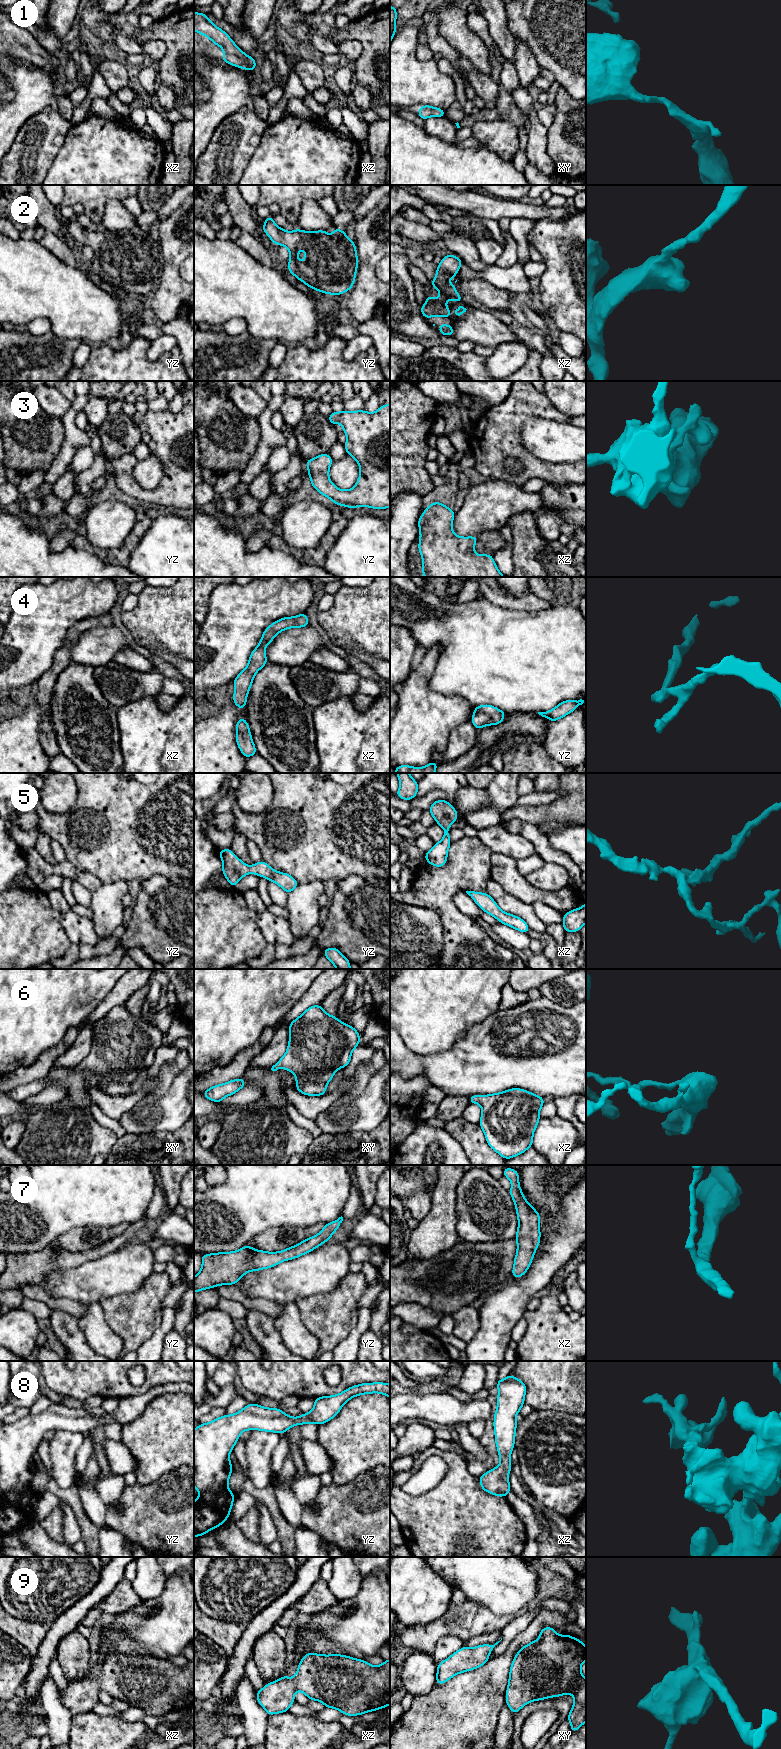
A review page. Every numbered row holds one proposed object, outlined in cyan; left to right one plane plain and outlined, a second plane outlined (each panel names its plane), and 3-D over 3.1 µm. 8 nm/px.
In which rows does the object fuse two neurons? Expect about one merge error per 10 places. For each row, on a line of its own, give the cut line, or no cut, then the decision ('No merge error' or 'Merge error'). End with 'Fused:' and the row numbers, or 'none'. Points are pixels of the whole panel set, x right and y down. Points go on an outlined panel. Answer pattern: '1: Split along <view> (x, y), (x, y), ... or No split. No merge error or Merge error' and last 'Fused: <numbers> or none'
1: No split. No merge error
2: No split. No merge error
3: No split. No merge error
4: No split. No merge error
5: No split. No merge error
6: No split. No merge error
7: No split. No merge error
8: No split. No merge error
9: No split. No merge error
Fused: none

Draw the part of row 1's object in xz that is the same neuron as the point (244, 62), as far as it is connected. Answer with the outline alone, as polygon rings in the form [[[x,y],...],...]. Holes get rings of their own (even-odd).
[[[194,12],[194,31],[208,37],[214,44],[224,50],[221,60],[229,65],[248,69],[252,73],[255,71],[255,59],[241,51],[225,31],[209,20],[207,14]]]

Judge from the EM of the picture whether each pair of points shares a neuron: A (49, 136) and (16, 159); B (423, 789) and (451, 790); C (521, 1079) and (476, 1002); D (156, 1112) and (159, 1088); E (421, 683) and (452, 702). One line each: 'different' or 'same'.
A: same
B: same
C: different
D: different
E: same

